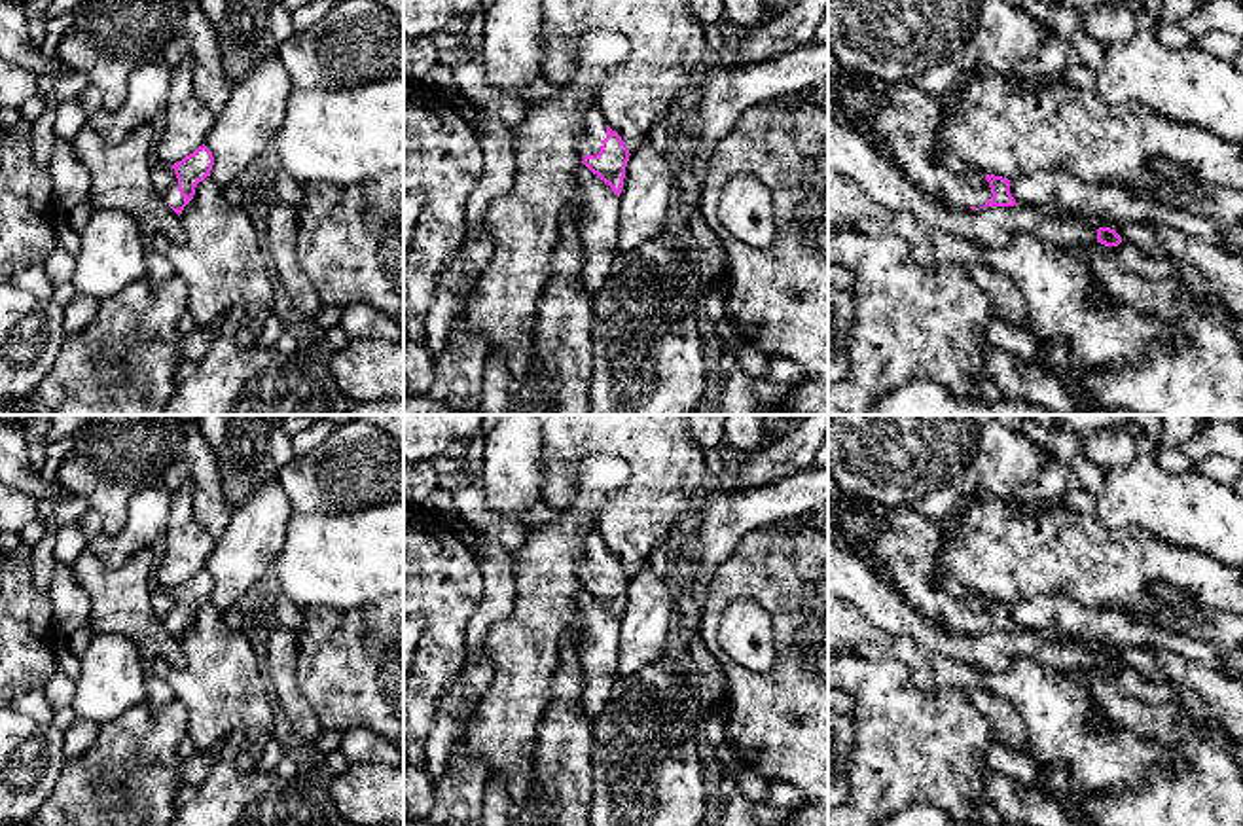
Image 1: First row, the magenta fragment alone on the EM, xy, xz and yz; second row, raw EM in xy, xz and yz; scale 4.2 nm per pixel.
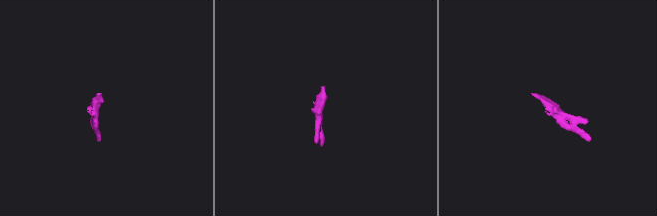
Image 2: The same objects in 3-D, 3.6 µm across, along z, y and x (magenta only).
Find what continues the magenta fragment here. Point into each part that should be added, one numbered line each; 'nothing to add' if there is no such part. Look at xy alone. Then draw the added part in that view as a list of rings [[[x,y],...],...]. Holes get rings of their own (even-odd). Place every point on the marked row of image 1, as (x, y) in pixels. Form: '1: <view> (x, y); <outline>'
1: xy (165, 182); [[[157,163],[152,171],[152,182],[159,197],[174,206],[180,208],[184,205],[184,197],[178,191],[178,178],[174,174],[174,169],[171,165]]]

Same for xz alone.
1: xz (595, 131); [[[595,102],[587,112],[587,125],[582,138],[580,153],[597,155],[601,152],[604,138],[606,138],[606,123]]]

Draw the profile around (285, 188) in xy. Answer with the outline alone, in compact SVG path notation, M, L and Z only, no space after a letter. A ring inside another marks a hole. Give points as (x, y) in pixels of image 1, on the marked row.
M279 167L273 178L265 184L265 193L271 199L296 206L303 197L303 184Z

